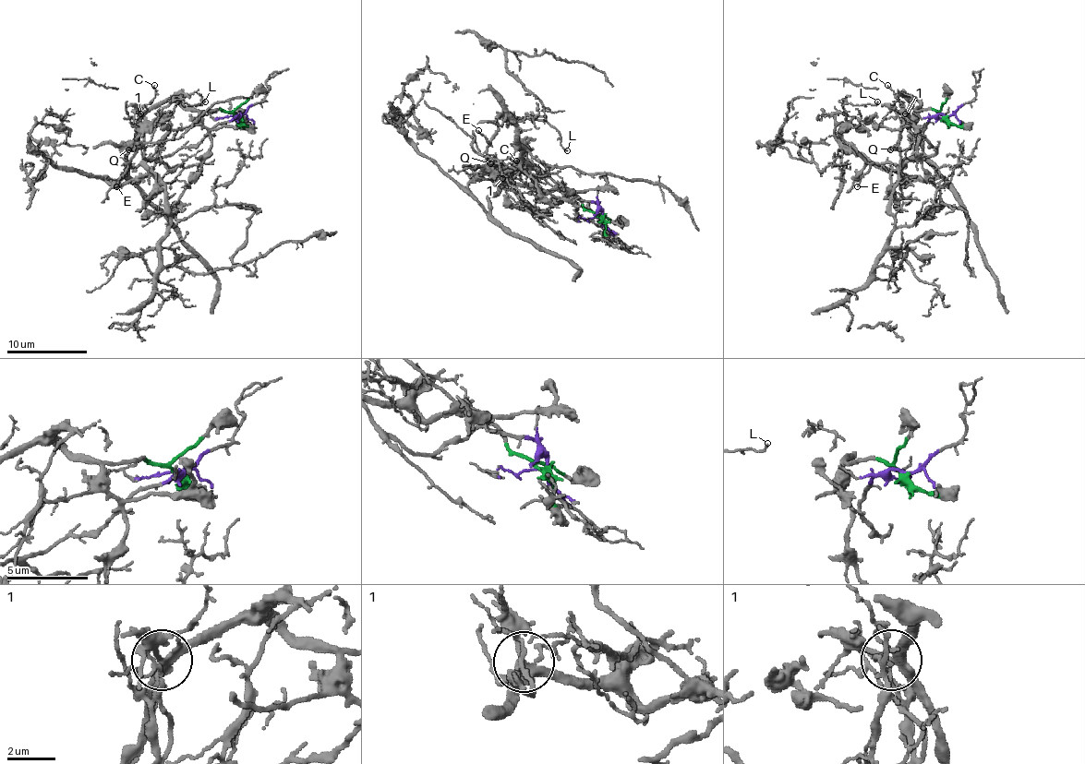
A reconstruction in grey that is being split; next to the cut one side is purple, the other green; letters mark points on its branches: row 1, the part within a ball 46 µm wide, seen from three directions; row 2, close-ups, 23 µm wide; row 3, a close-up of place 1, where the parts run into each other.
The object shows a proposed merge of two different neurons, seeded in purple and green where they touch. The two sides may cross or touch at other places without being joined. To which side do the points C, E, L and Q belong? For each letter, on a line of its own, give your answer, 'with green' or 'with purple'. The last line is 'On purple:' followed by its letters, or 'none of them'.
C: with purple
E: with purple
L: with purple
Q: with purple
On purple: C, E, L, Q

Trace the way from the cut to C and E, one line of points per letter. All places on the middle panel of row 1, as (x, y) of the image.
C: (599, 219), (601, 208), (592, 201), (565, 196), (537, 208), (503, 187), (501, 177), (517, 169), (515, 161)
E: (599, 219), (596, 203), (572, 196), (544, 208), (529, 205), (496, 175), (489, 143), (477, 131)

